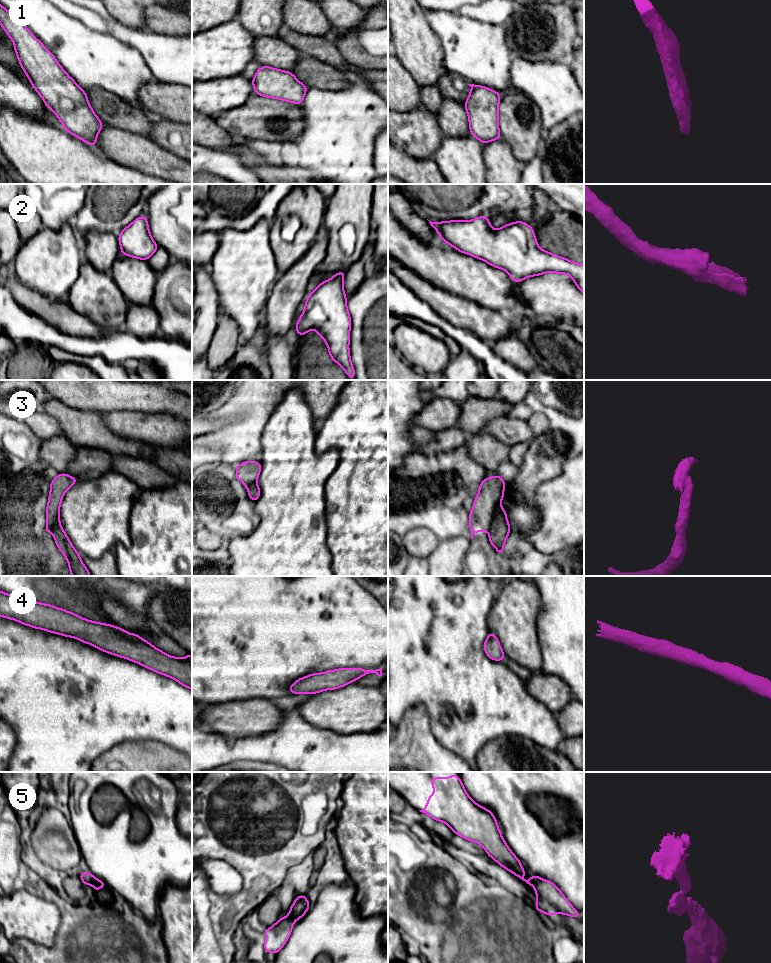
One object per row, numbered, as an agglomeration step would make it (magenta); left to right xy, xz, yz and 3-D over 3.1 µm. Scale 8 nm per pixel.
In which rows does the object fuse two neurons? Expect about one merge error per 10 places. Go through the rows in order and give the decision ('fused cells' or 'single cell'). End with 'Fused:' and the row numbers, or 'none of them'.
1: single cell
2: single cell
3: fused cells
4: single cell
5: single cell
Fused: 3

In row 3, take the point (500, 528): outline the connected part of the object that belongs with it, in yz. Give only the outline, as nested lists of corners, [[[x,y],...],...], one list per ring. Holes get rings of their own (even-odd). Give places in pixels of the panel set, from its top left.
[[[499,506],[494,513],[489,529],[489,542],[495,547],[500,556],[503,554],[504,544],[510,532],[511,528],[507,520],[506,511],[503,507]]]

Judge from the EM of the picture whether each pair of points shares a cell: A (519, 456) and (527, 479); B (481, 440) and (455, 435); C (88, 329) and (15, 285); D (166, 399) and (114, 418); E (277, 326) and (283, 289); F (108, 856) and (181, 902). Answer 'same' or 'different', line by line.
A: different
B: different
C: same
D: different
E: same
F: different

